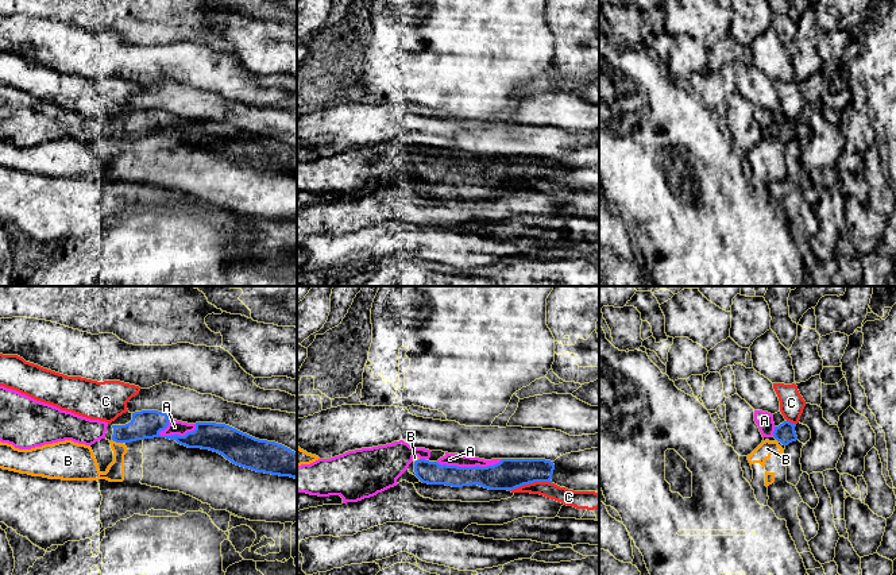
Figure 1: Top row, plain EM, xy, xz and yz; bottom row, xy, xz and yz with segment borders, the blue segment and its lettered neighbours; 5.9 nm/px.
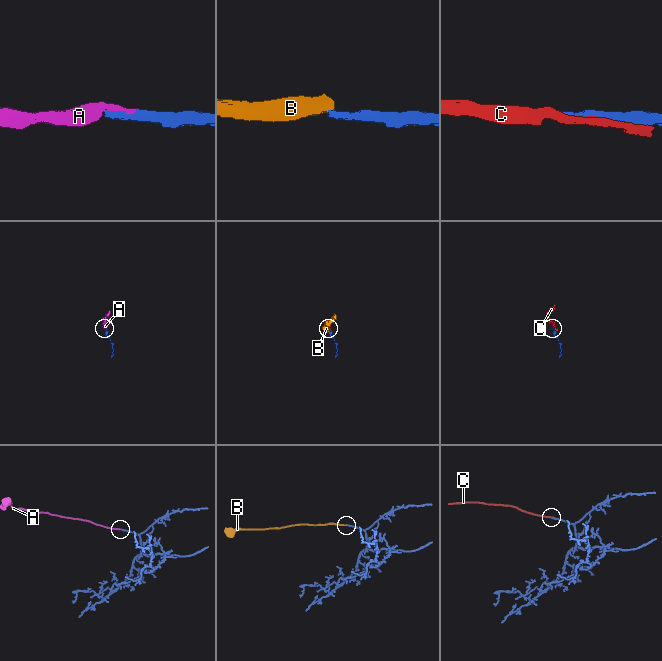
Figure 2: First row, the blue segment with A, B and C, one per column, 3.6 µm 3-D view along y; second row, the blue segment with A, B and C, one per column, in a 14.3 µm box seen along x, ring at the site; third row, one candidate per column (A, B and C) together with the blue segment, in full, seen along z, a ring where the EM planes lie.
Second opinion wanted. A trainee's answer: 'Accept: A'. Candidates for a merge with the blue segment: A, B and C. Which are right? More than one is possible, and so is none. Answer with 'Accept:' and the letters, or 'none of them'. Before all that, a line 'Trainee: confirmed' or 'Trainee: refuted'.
Trainee: confirmed
Accept: A

